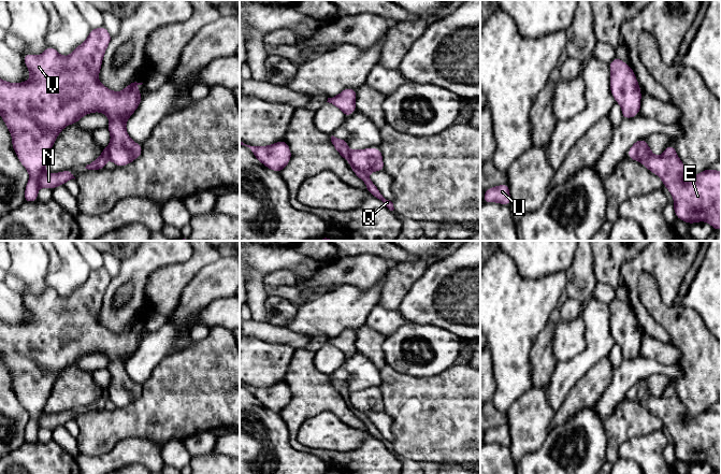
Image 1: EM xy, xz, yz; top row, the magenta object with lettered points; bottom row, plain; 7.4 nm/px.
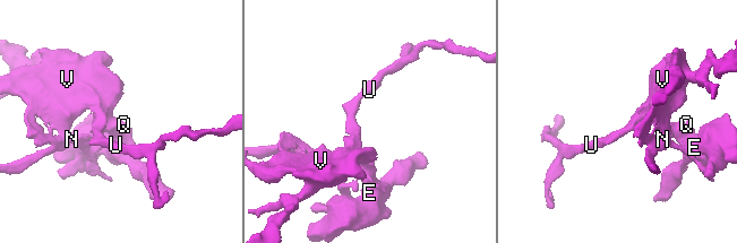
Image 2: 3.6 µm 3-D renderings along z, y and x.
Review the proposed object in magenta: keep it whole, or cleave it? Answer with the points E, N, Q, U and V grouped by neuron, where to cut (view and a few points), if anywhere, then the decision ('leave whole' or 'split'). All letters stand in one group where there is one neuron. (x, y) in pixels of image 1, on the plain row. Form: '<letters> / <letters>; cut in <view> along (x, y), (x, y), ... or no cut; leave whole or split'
E N Q U V; no cut; leave whole

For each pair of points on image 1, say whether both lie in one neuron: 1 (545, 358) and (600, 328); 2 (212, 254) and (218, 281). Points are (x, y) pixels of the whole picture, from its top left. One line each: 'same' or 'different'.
1: different
2: different

